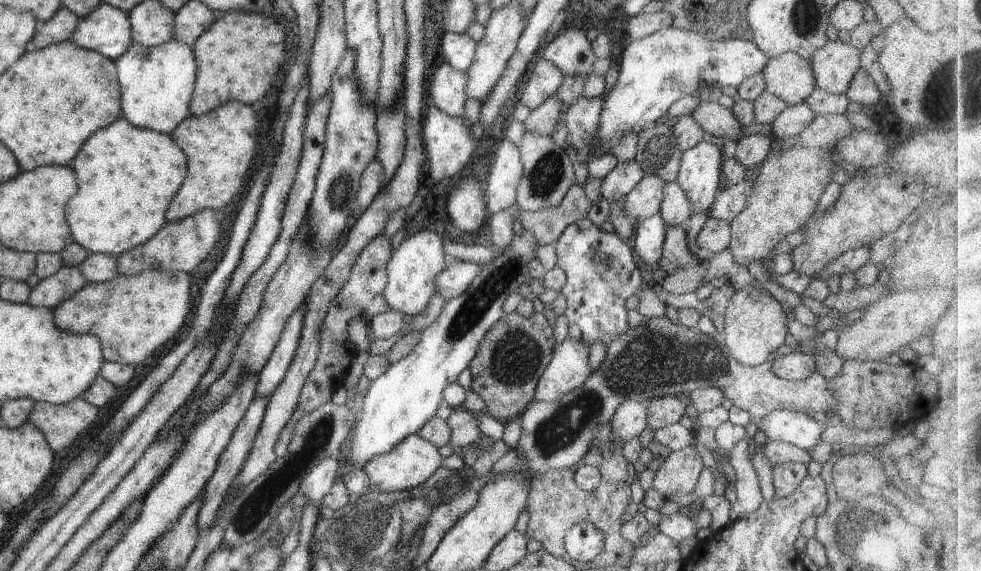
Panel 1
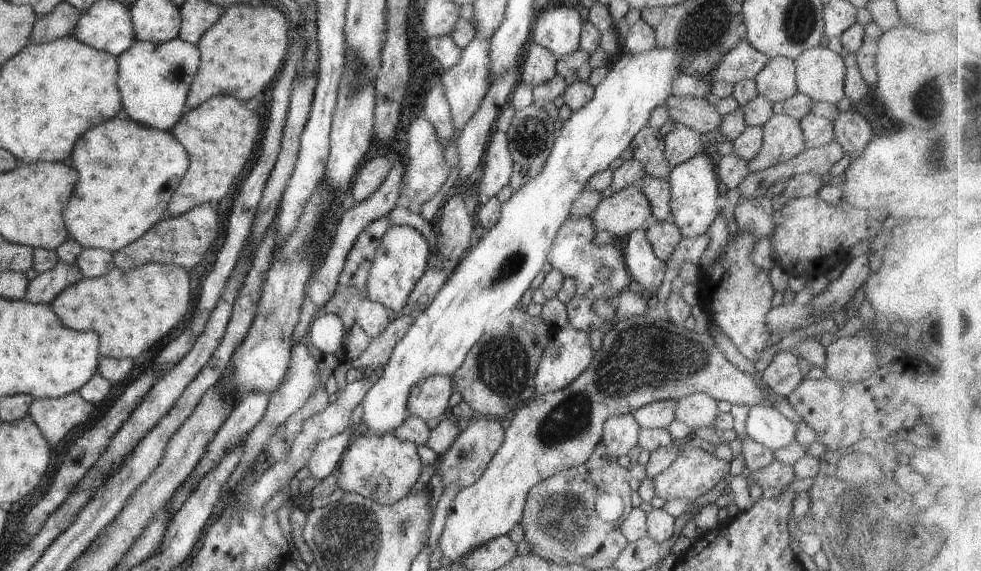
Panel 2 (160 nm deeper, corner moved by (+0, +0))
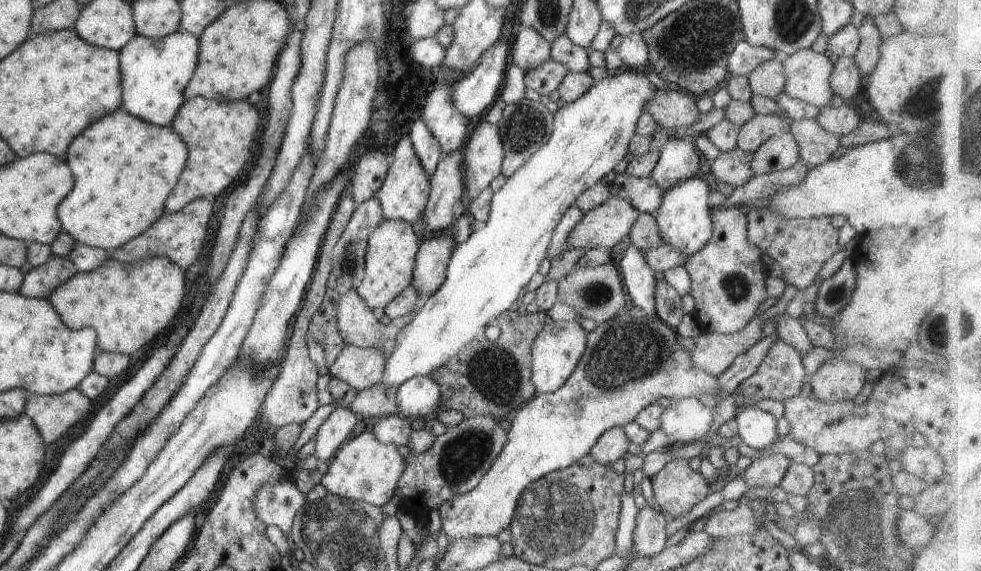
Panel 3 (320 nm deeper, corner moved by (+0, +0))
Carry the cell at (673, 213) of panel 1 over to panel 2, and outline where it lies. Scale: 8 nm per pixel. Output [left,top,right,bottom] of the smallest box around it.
[641,174,671,221]

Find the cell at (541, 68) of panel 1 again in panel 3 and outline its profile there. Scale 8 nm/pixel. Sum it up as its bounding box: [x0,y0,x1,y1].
[510,25,551,72]

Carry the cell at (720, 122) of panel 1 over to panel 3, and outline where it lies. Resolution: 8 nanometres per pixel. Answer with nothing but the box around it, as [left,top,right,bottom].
[644,87,700,133]

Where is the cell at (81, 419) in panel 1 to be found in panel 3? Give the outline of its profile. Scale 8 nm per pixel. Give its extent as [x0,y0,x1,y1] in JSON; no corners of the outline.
[25,388,92,444]

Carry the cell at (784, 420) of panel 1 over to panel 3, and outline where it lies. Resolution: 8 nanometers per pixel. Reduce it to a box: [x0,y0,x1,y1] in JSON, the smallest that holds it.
[735,407,779,452]

